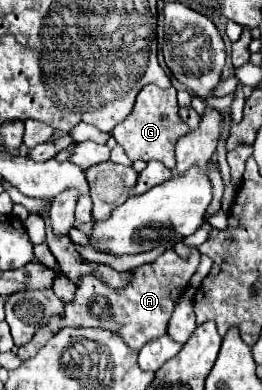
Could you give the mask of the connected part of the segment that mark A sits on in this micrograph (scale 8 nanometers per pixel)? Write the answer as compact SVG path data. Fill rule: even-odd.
M167 250L155 262L135 268L131 284L125 288L119 288L119 290L109 288L103 280L99 280L91 274L83 276L81 284L77 286L77 292L75 292L75 302L65 306L63 318L61 316L51 318L51 322L47 326L43 326L27 346L17 350L17 356L21 360L33 358L39 352L39 348L43 348L47 344L49 338L53 338L59 330L63 330L67 326L111 330L111 332L123 336L123 340L127 342L127 346L131 350L139 352L149 340L165 334L167 322L173 314L175 300L185 290L187 282L191 280L193 272L197 270L197 266L199 266L199 252L197 250L191 250L187 260L179 258L173 250Z

